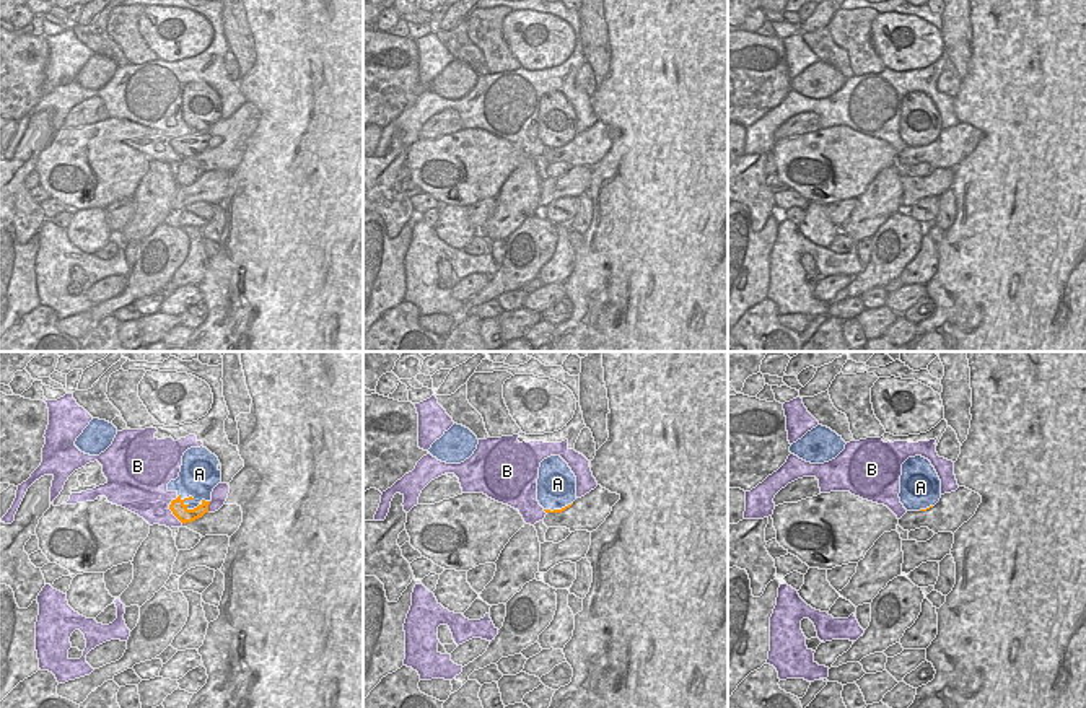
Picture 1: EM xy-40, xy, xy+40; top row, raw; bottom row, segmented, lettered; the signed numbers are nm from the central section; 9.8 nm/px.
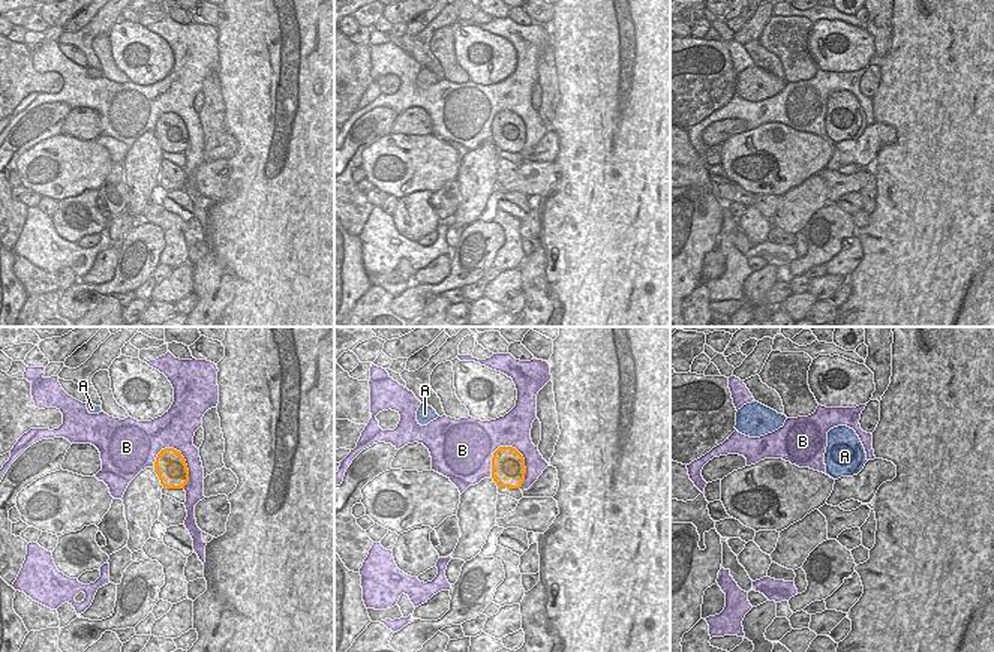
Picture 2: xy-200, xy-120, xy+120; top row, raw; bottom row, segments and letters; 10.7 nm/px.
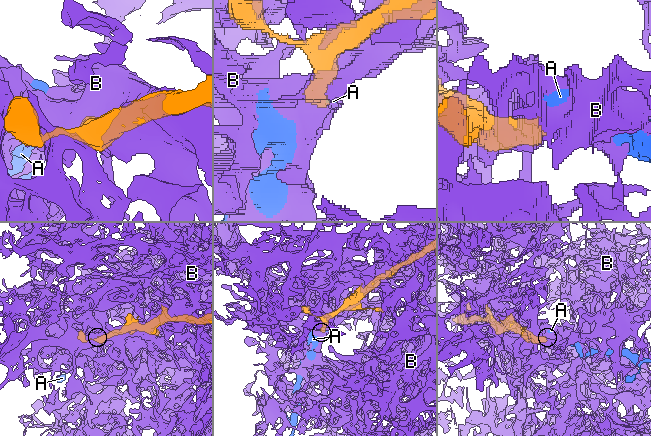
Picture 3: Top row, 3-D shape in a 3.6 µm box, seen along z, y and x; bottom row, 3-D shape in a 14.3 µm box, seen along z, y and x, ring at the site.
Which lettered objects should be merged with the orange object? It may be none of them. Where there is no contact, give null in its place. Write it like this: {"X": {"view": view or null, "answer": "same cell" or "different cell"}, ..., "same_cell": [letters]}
{"A": {"view": "xy-40", "answer": "same cell"}, "B": {"view": "xy-40", "answer": "different cell"}, "same_cell": ["A"]}

